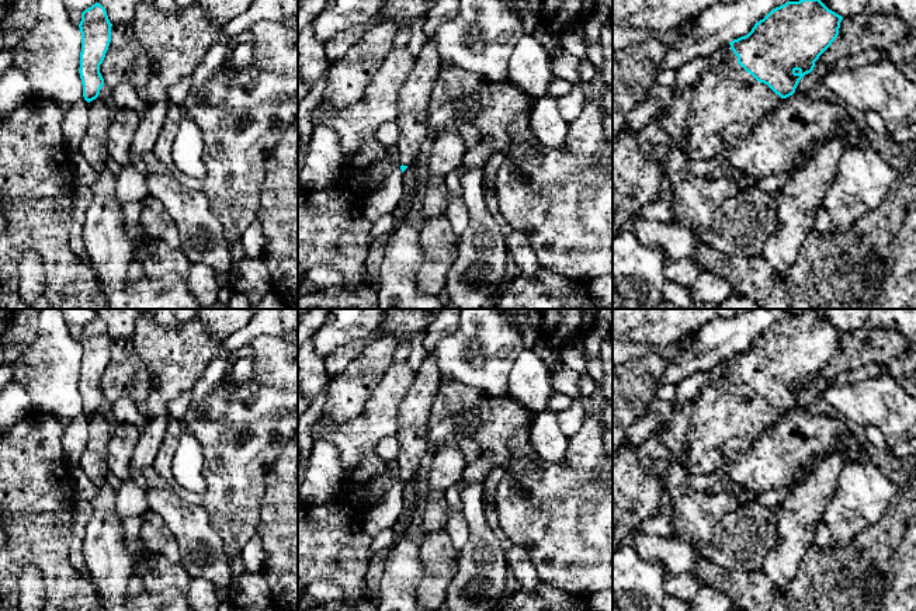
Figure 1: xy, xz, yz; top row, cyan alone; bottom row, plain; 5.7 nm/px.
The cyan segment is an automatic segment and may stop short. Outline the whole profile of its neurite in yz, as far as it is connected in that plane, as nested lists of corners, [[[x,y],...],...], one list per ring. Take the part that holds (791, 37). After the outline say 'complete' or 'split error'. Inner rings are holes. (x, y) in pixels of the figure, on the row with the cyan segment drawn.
[[[820,0],[787,1],[756,22],[747,35],[729,42],[732,51],[725,59],[691,86],[687,131],[680,147],[691,160],[711,160],[732,149],[757,121],[795,93],[799,80],[813,70],[815,62],[837,38],[842,20],[842,15],[829,10]]] | split error

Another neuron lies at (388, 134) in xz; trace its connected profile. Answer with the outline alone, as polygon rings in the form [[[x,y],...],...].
[[[385,122],[379,126],[377,138],[384,147],[395,146],[399,140],[399,128],[396,122]]]

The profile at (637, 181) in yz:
[[[621,131],[613,146],[613,237],[628,219],[639,216],[645,206],[657,201],[663,177],[662,167],[642,155],[635,132]]]

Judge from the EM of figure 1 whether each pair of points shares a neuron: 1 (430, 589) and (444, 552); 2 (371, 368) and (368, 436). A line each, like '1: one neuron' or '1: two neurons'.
1: one neuron
2: two neurons

